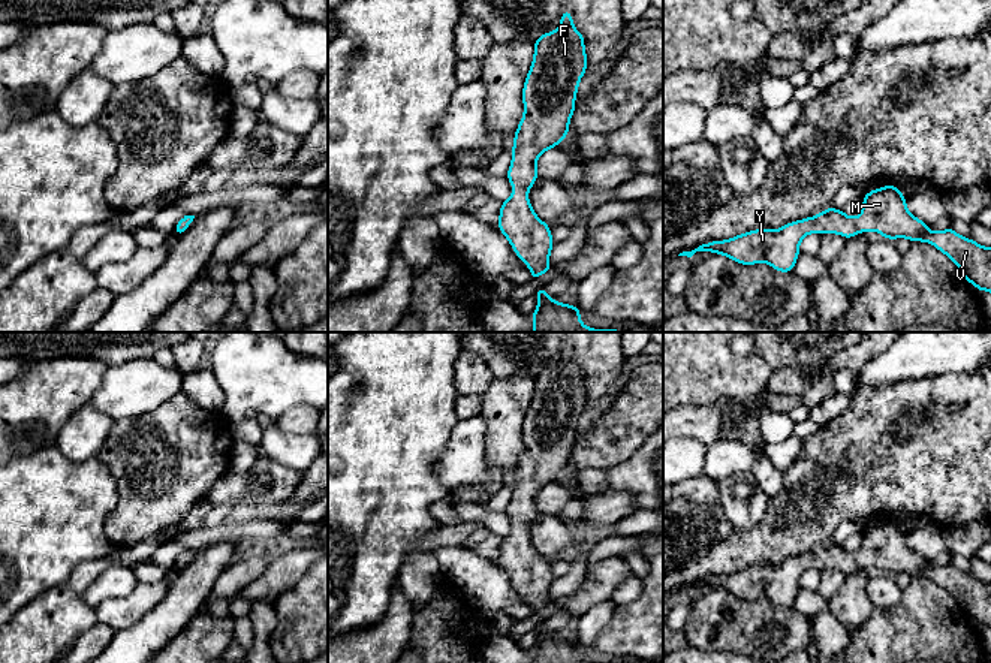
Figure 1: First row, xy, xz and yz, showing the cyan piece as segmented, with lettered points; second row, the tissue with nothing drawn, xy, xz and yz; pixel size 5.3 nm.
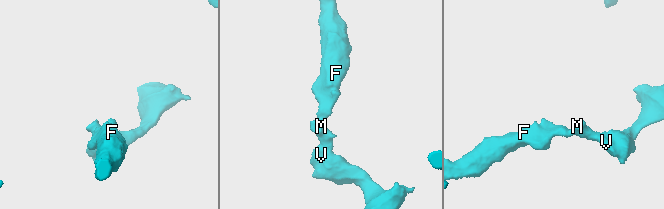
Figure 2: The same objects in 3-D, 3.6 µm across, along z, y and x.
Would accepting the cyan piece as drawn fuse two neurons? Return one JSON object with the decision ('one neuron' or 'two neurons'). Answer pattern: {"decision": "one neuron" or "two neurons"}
{"decision": "one neuron"}

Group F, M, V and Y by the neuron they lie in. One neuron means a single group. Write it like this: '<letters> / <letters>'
F M V Y

